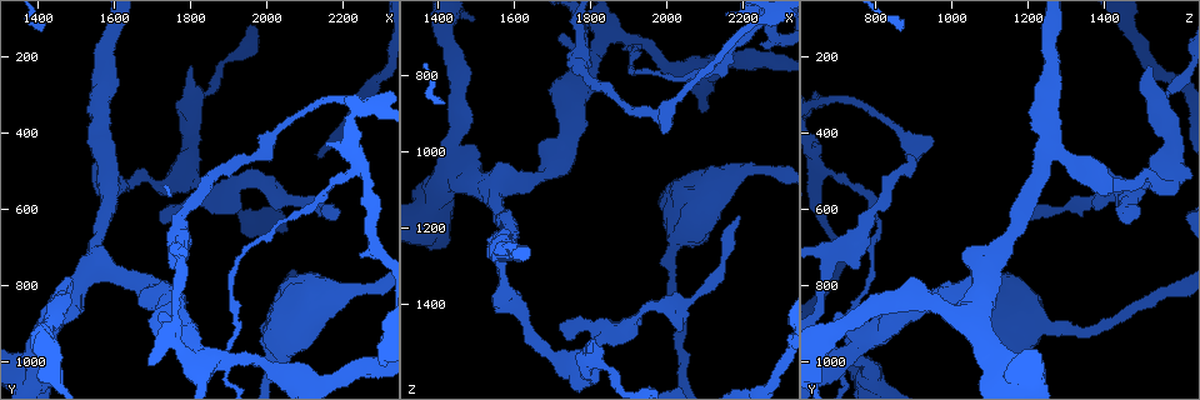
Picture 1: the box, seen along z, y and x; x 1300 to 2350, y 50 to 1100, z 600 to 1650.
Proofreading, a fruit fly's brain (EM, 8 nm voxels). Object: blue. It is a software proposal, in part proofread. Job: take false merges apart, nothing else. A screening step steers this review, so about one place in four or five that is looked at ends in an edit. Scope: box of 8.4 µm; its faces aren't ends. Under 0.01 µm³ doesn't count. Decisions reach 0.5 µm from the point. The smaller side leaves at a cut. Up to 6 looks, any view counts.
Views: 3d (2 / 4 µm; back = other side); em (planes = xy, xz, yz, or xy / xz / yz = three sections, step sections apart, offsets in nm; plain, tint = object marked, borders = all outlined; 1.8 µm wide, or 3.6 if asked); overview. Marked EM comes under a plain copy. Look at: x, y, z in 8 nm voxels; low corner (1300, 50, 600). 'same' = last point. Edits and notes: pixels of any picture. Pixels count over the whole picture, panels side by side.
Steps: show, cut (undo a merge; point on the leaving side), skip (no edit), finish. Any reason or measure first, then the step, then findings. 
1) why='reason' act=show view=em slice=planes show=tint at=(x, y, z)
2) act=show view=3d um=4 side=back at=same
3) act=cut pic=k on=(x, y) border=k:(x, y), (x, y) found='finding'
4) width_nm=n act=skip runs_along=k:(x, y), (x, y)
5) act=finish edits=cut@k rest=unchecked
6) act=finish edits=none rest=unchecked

act=show view=3d um=4 at=(1855, 560, 1470)

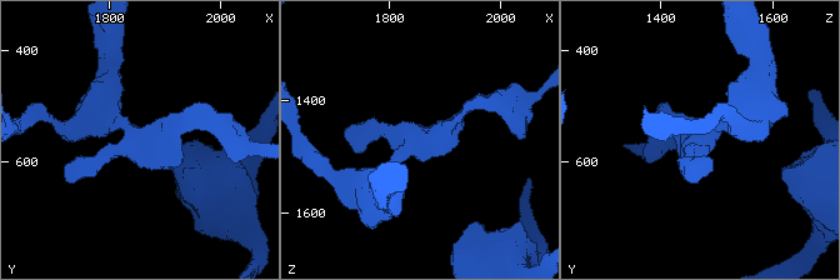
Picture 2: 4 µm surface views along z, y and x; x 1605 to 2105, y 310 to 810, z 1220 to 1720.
why='need the tissue' act=show view=em slice=xy step=16 show=tint at=(1850, 560, 1470)

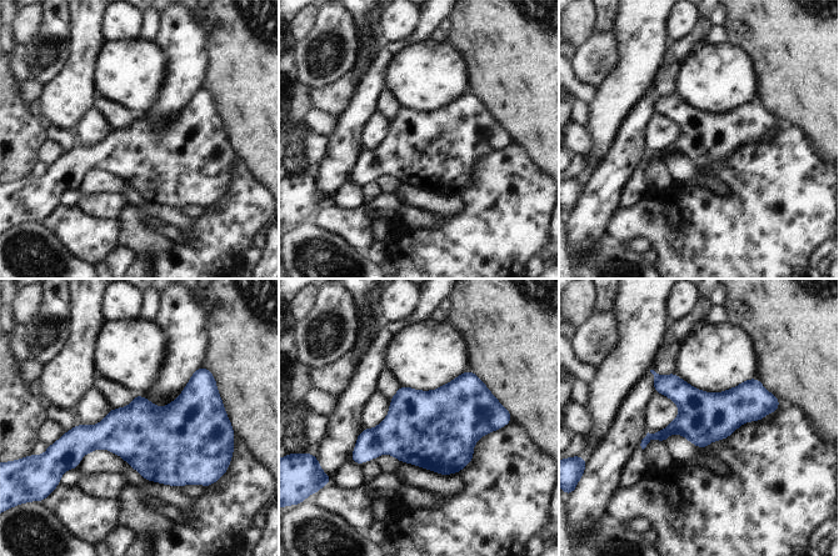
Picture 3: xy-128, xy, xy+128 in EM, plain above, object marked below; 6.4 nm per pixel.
why='another direction' act=show view=em slice=planes show=tint at=same

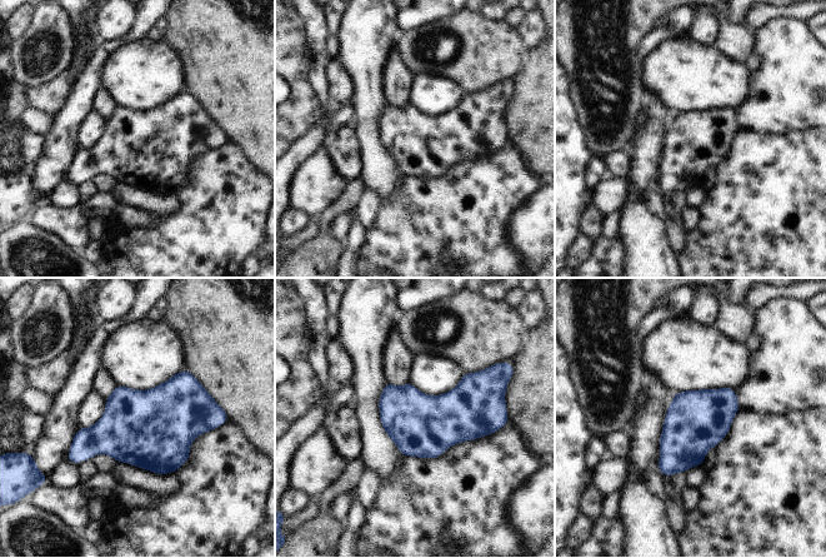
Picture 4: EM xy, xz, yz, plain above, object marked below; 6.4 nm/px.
act=skip found='one neuron here'

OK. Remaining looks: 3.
why='branch point' act=show view=em slice=xy step=4 show=tint at=(1450, 840, 905)

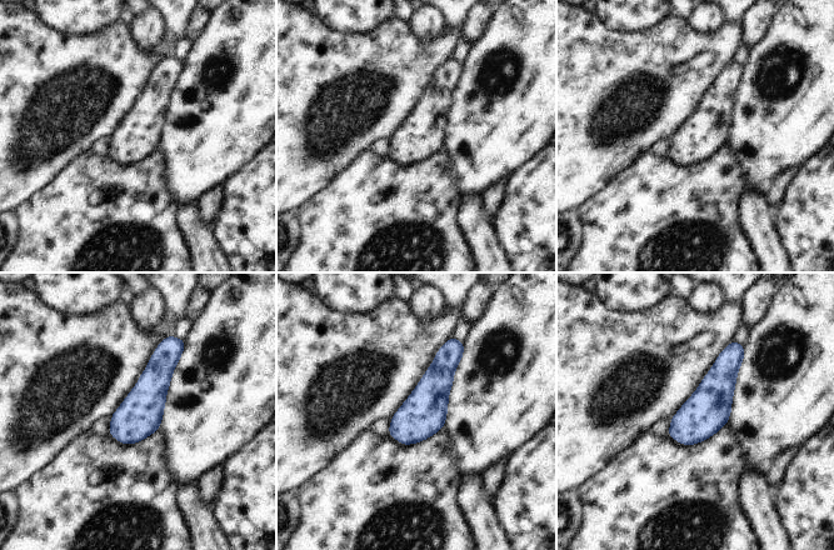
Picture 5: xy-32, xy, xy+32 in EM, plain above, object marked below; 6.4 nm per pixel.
why='another direction' act=show view=em slice=planes show=tint at=same

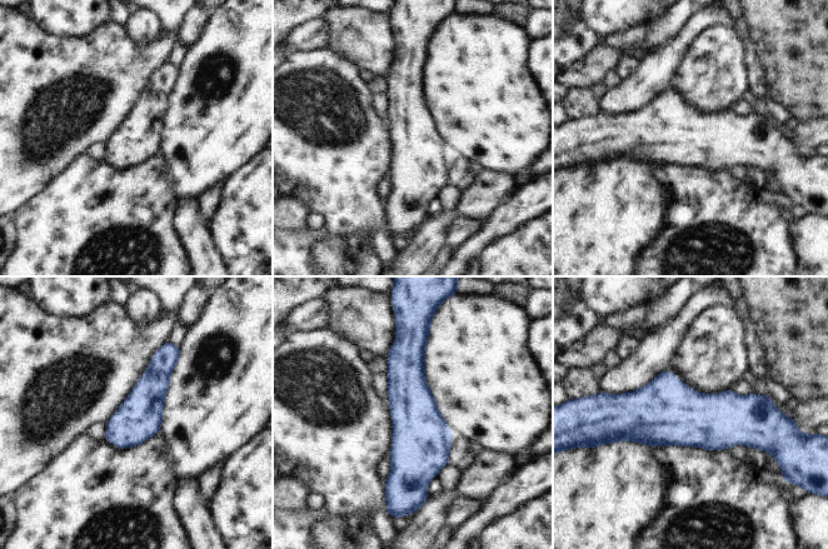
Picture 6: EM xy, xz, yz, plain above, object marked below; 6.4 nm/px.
act=skip found='one neuron here'

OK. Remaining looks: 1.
why='thick turns thin' act=show view=em um=3.6 slice=planes show=tint at=(2015, 915, 1255)

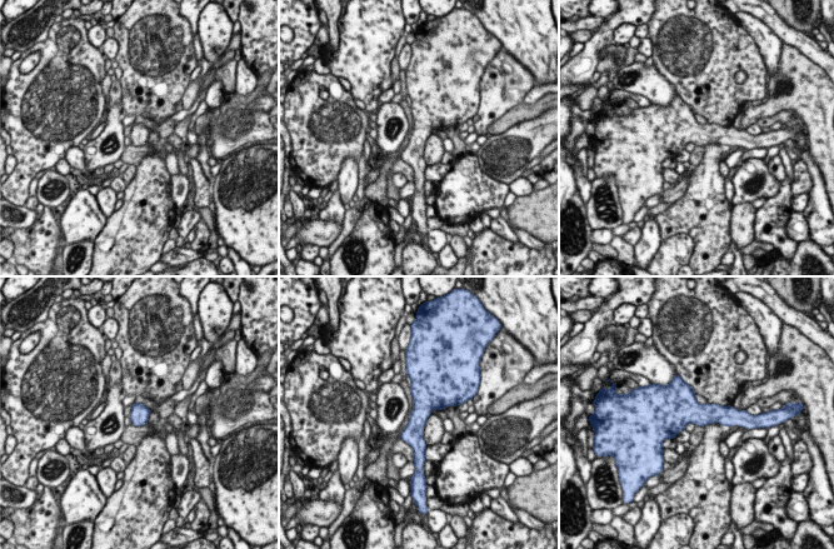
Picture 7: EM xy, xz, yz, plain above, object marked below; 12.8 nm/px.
act=skip found='one neuron here'

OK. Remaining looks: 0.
act=finish edits=none rest=unchecked

